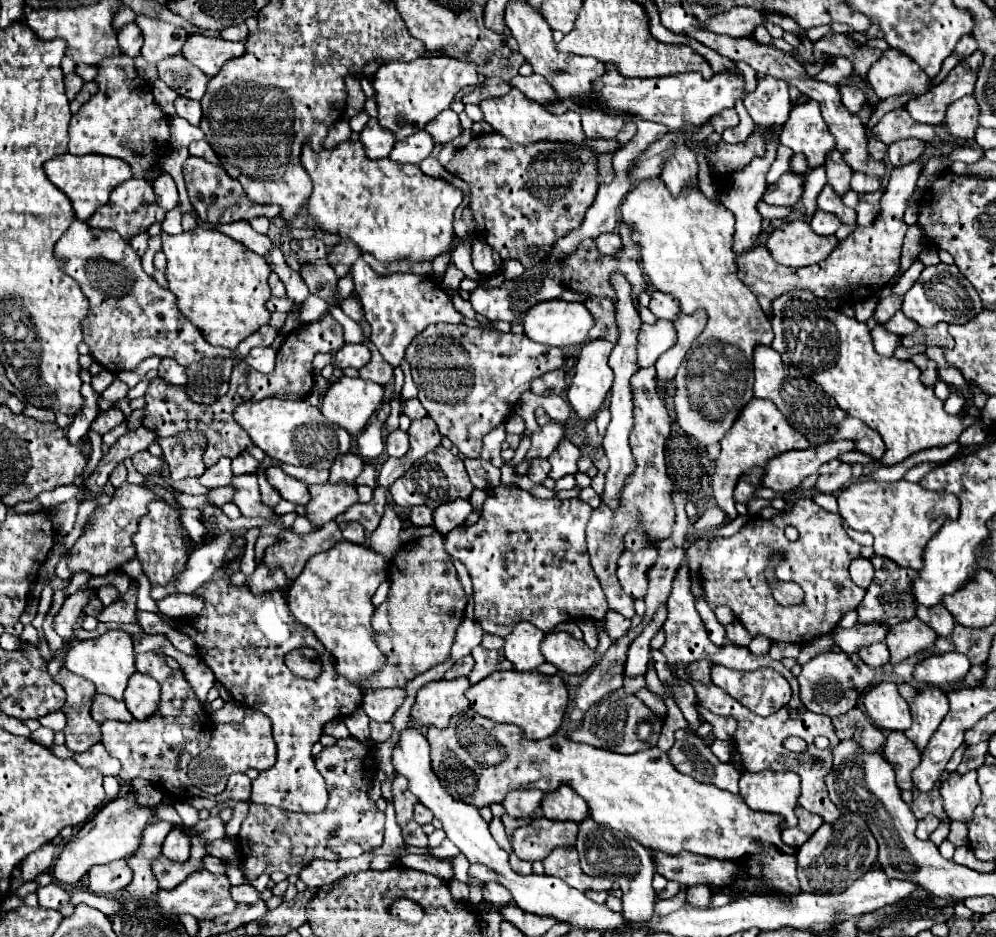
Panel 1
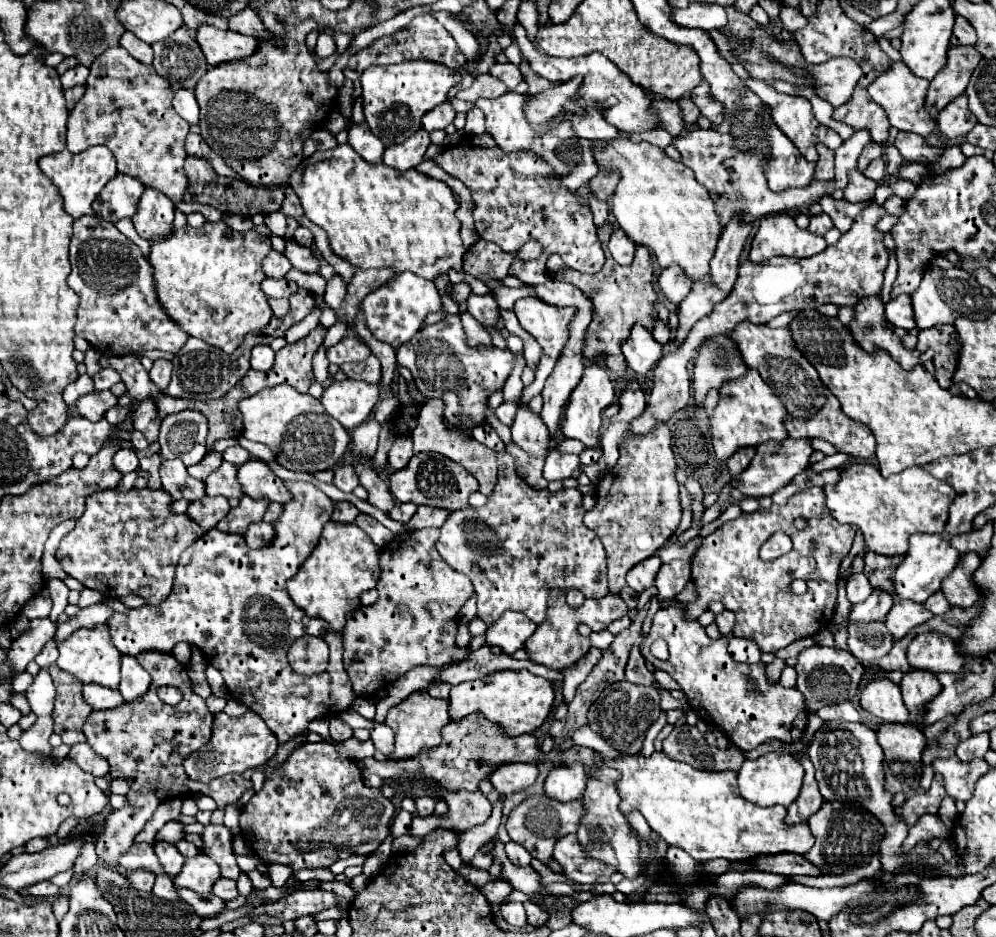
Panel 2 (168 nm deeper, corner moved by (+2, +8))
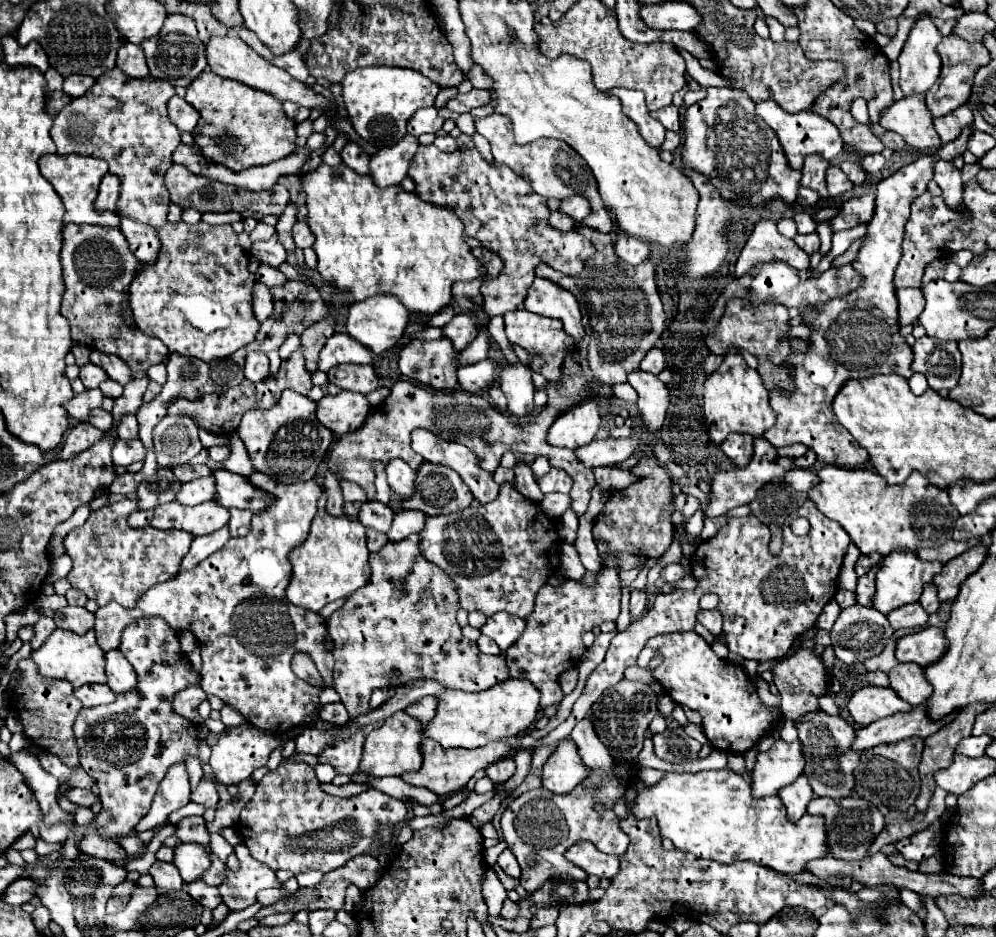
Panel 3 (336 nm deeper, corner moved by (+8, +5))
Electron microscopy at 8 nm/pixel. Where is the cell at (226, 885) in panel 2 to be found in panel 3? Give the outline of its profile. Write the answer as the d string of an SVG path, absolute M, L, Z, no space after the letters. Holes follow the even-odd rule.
M202 881L188 883L188 885L186 885L186 891L188 891L202 907L214 909L218 903L222 903L222 897L220 897L220 893L218 893L218 887L204 885Z

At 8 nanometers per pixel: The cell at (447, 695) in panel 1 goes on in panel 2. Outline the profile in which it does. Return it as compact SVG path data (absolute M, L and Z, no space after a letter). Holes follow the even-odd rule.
M412 694L400 704L392 706L386 724L394 730L394 752L388 758L412 758L418 756L422 750L436 748L442 742L440 730L450 722L448 716L448 702L436 700L430 694Z

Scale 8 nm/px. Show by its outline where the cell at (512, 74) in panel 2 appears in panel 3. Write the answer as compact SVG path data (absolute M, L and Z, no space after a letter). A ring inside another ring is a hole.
M474 65L474 69L470 69L468 79L472 81L472 85L474 85L474 87L482 87L482 89L488 89L488 85L490 85L490 87L494 85L492 77L488 77L488 75L486 75L486 71L484 71L482 67L478 67L478 65Z

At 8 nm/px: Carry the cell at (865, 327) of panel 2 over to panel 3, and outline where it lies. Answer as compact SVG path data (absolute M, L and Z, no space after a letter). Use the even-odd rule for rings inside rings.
M968 127L968 131L964 131L964 135L960 135L960 139L954 139L952 143L942 145L934 155L922 155L914 163L898 169L894 175L890 175L890 177L886 177L878 183L878 187L876 187L876 211L874 211L874 217L868 225L866 243L862 245L860 253L854 261L856 271L860 271L860 275L864 275L864 279L866 279L864 287L858 287L856 291L848 293L844 299L834 299L832 303L828 303L828 307L824 307L824 311L820 315L802 315L804 323L814 327L814 333L810 335L812 347L804 355L792 355L792 365L794 365L794 371L796 371L796 375L794 375L796 393L792 393L792 395L770 395L770 405L776 411L778 419L776 419L776 425L764 433L764 437L770 443L774 443L774 447L804 443L818 455L818 461L830 463L830 465L840 465L840 467L860 467L868 461L868 453L860 447L860 443L856 443L856 439L844 427L840 427L840 423L836 423L830 400L836 395L836 391L840 391L842 383L848 381L848 379L872 377L872 375L878 375L878 373L896 373L896 375L902 375L906 379L912 377L912 369L910 369L912 349L904 341L904 337L898 335L896 295L894 295L896 289L892 285L894 269L896 269L896 265L900 261L900 255L902 255L900 243L902 243L904 223L908 221L912 201L926 191L926 185L932 179L932 159L934 157L954 159L956 155L962 155L966 151L968 135L970 135L970 127Z

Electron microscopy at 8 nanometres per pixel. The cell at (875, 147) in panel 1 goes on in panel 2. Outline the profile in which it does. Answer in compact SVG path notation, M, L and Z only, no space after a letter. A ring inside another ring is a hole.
M870 142L870 144L862 150L862 154L860 154L860 158L858 158L858 170L864 172L864 168L866 168L874 158L880 158L882 154L884 154L884 146L880 146L880 144L876 144L876 142Z

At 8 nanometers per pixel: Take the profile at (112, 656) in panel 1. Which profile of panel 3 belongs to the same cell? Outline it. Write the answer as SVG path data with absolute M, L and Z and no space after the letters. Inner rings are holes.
M56 629L48 641L32 653L34 663L38 665L40 675L50 677L50 679L66 679L74 687L82 687L86 683L106 683L106 673L104 673L104 651L96 643L94 631L88 631L86 635L76 635L72 631Z

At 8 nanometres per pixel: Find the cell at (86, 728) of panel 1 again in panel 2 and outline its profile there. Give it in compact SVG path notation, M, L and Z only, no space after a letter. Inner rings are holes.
M54 664L48 666L48 672L58 690L54 700L54 712L52 712L54 732L60 734L62 742L68 746L74 746L76 742L84 742L82 724L86 722L92 708L82 698L82 682L62 672ZM76 688L78 688L78 696L76 696Z

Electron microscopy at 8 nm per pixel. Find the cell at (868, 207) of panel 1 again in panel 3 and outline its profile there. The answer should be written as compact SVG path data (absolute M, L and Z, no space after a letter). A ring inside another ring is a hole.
M830 165L826 171L826 181L828 181L828 191L830 197L838 197L850 189L854 189L854 183L846 177L846 173L838 165Z

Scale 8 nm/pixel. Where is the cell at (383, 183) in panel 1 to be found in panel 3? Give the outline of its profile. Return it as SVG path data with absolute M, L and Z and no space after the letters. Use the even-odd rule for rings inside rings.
M320 165L302 175L302 191L306 195L308 225L316 237L314 251L318 255L318 273L328 281L334 279L338 289L348 289L354 301L364 301L372 295L396 295L410 313L434 315L450 301L450 289L456 281L472 281L484 275L482 263L470 255L464 243L464 225L454 215L452 207L434 205L420 199L414 191L404 191L402 185L376 187L370 175L360 175L348 165Z

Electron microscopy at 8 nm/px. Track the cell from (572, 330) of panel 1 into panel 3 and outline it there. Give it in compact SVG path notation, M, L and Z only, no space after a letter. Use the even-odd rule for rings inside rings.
M516 309L504 315L504 323L506 323L506 335L510 337L510 343L520 345L528 349L530 353L536 353L532 359L532 369L542 373L550 383L558 381L560 379L560 359L564 357L564 347L568 347L568 335L564 335L560 319L536 315L526 309Z

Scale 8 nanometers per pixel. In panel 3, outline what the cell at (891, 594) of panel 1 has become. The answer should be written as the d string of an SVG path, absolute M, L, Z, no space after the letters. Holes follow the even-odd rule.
M860 555L860 559L856 561L856 575L862 577L866 575L872 567L876 567L882 561L882 555Z

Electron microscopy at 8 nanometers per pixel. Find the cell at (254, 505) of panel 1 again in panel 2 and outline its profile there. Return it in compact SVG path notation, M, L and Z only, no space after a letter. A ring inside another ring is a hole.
M222 464L204 480L206 496L224 496L224 498L242 498L242 488L236 480L236 466Z

